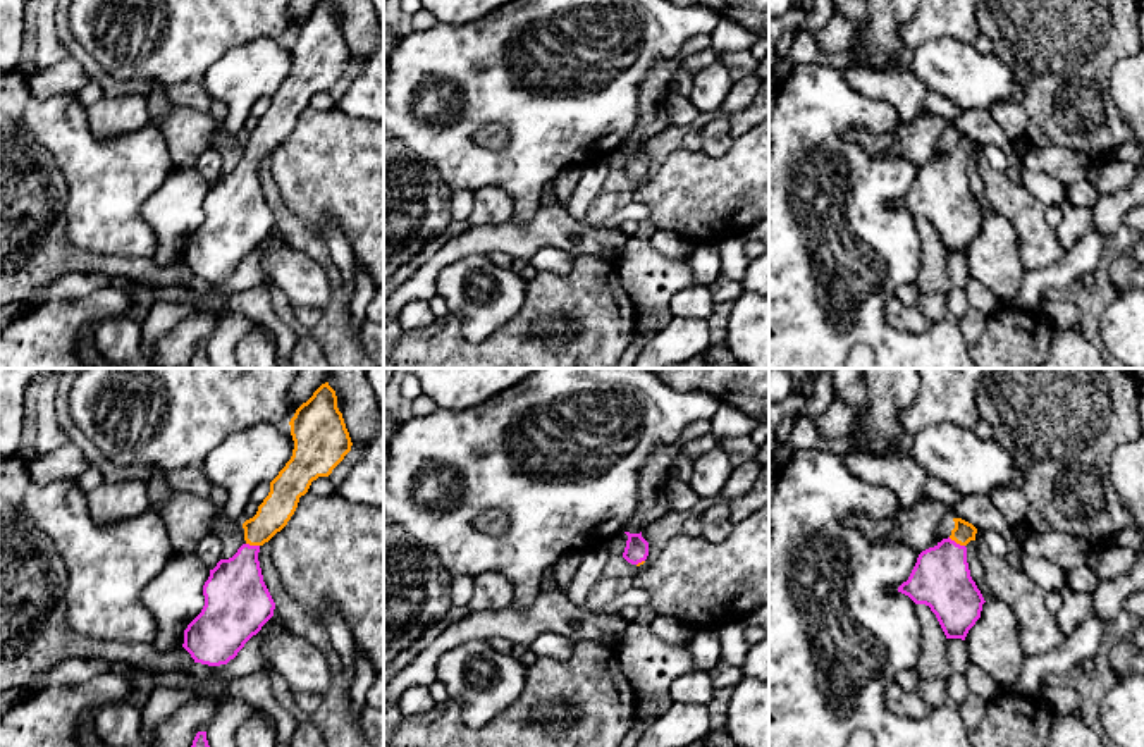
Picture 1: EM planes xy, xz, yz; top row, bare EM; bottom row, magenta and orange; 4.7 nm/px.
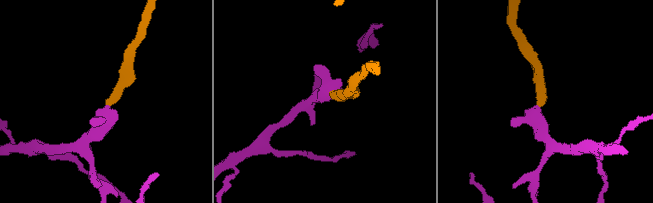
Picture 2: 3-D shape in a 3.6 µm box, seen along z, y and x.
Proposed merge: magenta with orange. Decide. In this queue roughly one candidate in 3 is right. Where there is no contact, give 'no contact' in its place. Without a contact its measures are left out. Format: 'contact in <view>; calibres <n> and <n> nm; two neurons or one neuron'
contact in yz; calibres 280 and 100 nm; one neuron

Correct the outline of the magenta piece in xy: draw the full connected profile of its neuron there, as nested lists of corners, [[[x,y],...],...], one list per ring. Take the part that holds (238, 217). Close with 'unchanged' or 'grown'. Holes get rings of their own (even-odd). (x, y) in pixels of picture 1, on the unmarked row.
[[[320,0],[303,17],[289,36],[294,64],[291,74],[270,96],[270,107],[258,120],[253,133],[243,138],[244,158],[229,174],[220,174],[203,200],[205,220],[184,244],[182,262],[194,277],[220,281],[237,270],[244,258],[256,250],[274,231],[275,217],[263,196],[258,167],[294,129],[299,112],[304,110],[313,95],[329,91],[332,84],[351,65],[351,52],[342,28],[337,22],[337,10],[330,0]]]; grown

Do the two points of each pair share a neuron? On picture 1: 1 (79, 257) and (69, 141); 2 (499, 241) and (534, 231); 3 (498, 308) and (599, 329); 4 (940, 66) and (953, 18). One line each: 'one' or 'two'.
1: two
2: one
3: two
4: two

